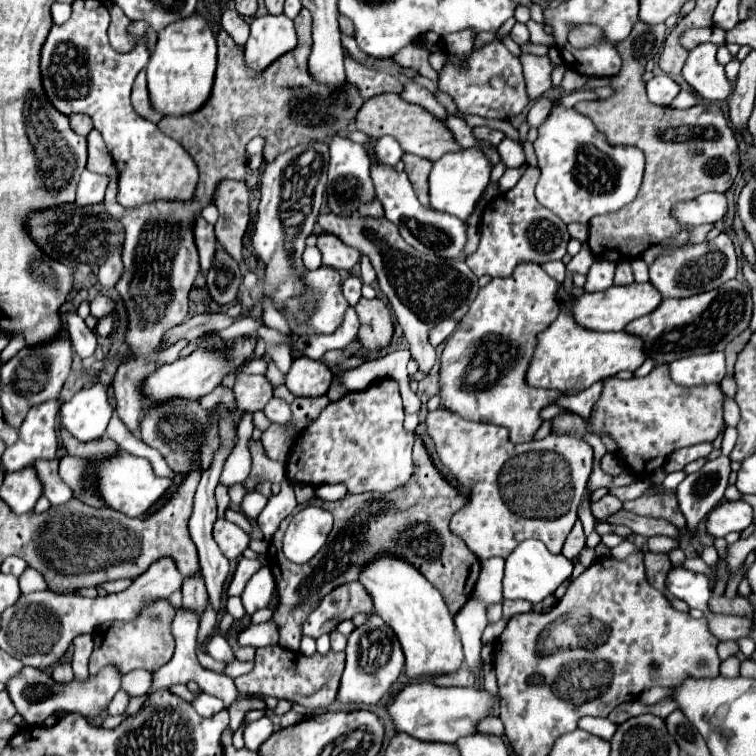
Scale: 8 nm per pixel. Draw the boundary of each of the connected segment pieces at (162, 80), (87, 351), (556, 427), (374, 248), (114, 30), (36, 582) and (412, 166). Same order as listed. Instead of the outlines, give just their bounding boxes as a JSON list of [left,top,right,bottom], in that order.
[[147,15,217,117],[65,313,97,359],[553,413,587,433],[317,211,479,373],[107,3,137,53],[19,567,49,593],[403,153,433,207]]

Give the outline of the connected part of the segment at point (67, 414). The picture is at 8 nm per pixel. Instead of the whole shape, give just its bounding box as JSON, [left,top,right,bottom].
[59,383,113,441]

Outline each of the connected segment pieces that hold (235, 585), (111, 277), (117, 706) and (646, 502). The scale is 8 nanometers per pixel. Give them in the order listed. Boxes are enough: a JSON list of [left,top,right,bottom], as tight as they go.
[[227,557,265,595],[97,255,123,289],[109,689,129,715],[623,495,685,529]]

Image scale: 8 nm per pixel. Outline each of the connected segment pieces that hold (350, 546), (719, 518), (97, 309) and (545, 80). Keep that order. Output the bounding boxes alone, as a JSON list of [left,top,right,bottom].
[[267,435,481,651],[707,501,753,537],[91,297,113,317],[521,53,551,101]]

